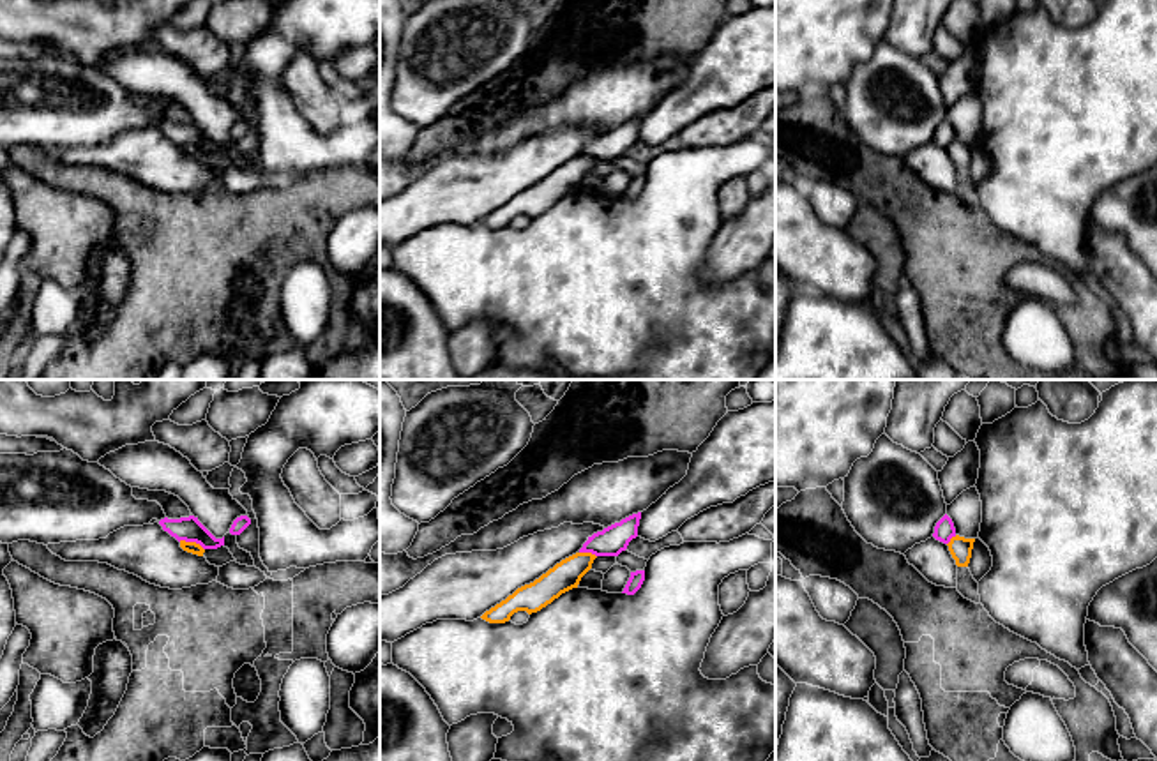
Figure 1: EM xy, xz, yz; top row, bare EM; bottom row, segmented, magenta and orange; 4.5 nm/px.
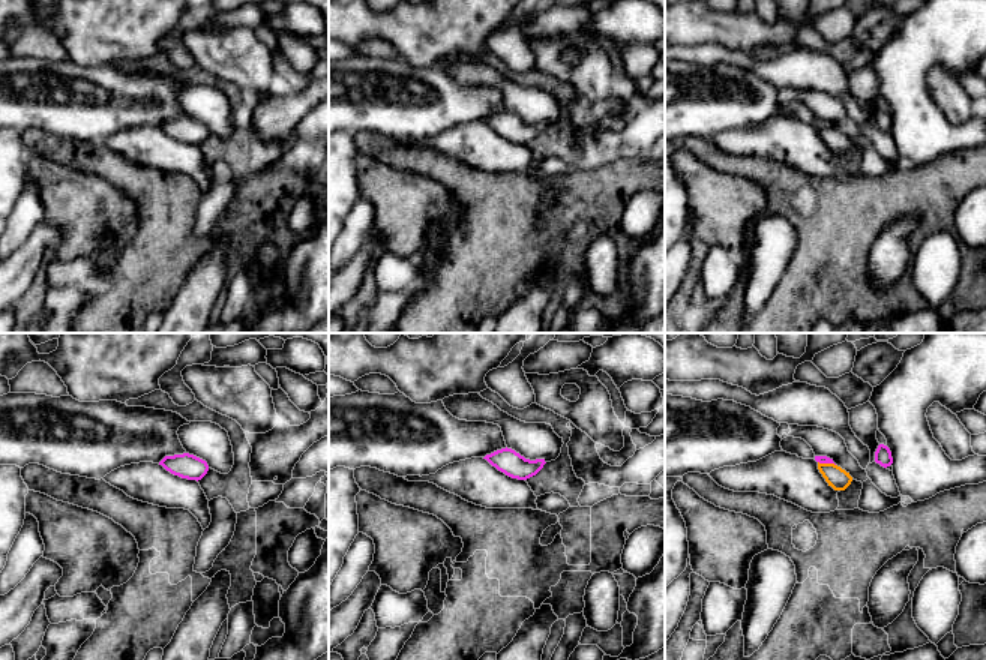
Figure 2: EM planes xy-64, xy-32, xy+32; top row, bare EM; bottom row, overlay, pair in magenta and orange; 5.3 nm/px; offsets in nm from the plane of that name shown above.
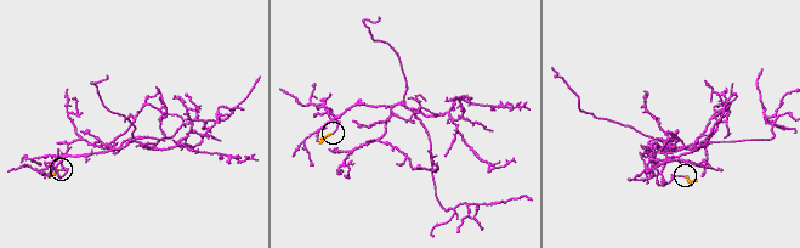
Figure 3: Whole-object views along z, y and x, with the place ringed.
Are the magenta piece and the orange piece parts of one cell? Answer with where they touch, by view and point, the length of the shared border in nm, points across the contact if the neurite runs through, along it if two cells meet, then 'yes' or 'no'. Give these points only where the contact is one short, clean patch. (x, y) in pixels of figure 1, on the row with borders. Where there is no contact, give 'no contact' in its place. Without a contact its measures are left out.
contact xy (191, 541); length 130 nm; border xy (179, 541), (195, 541), (204, 550); no

